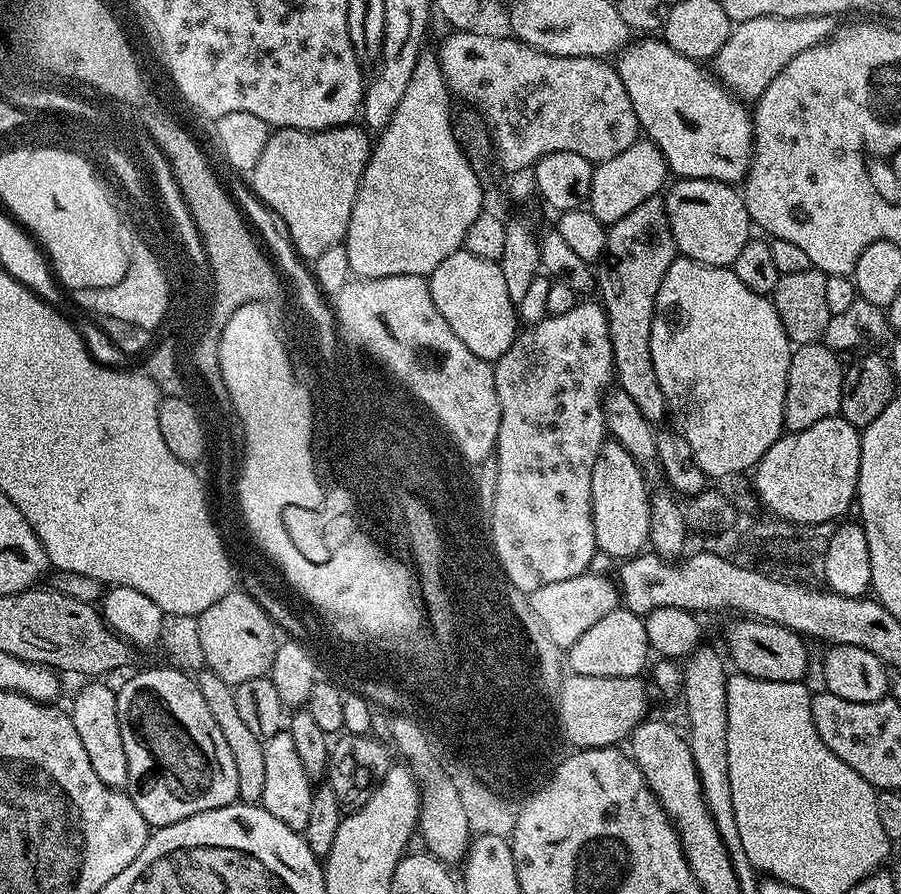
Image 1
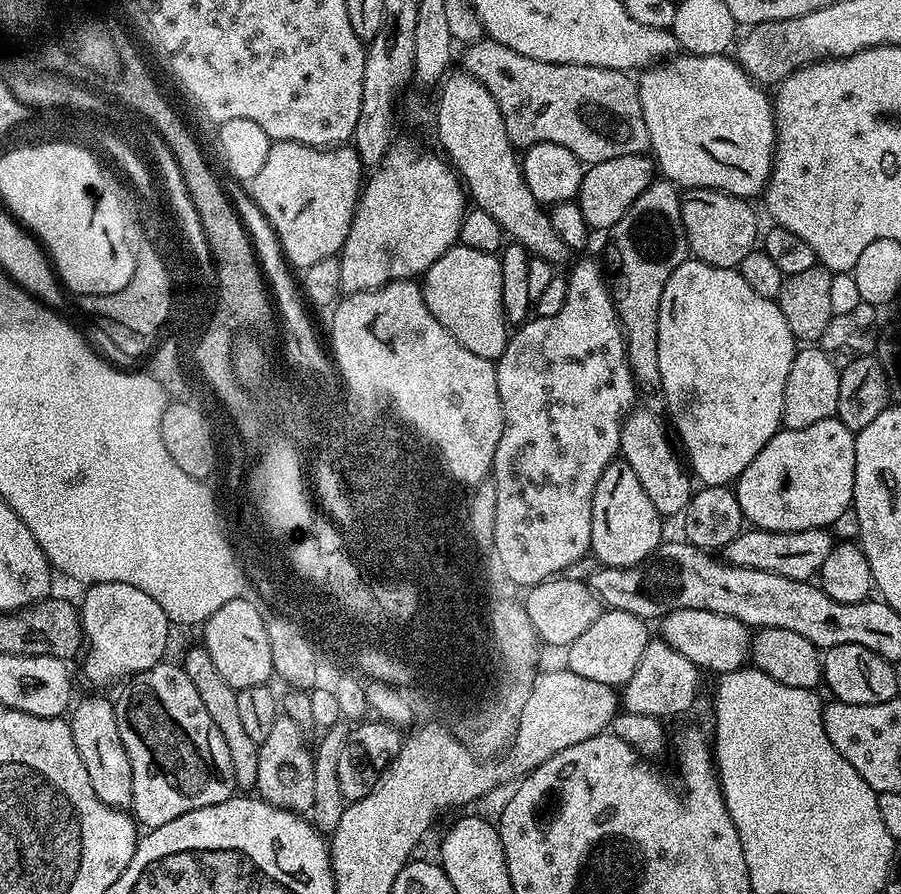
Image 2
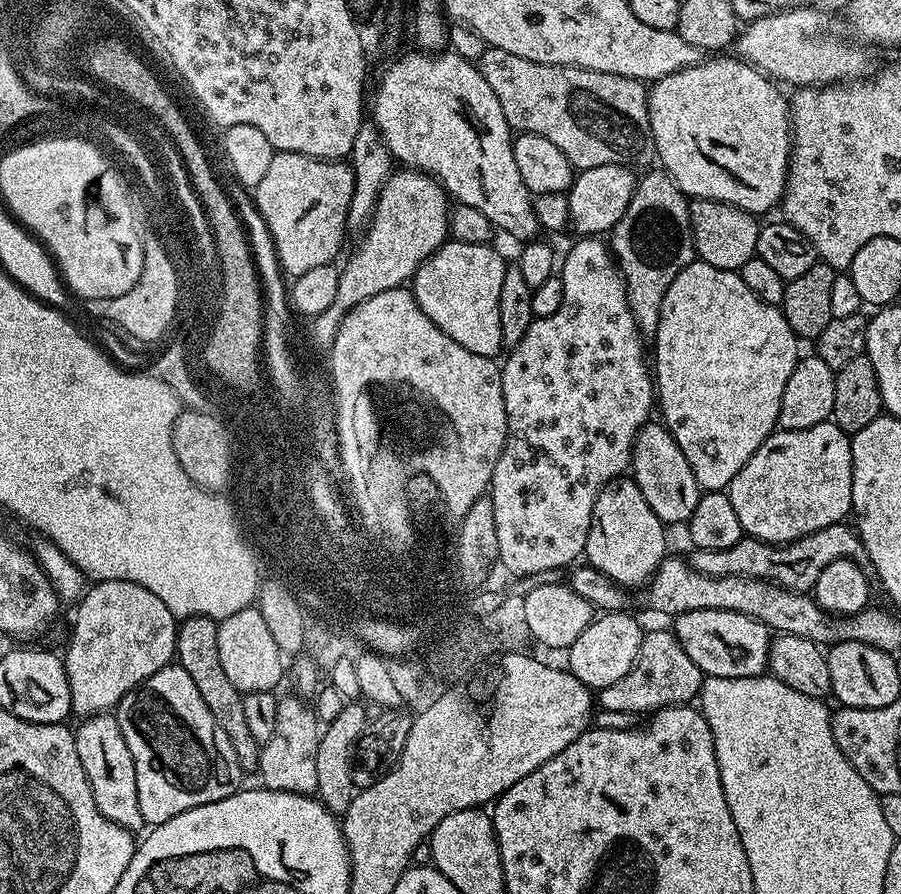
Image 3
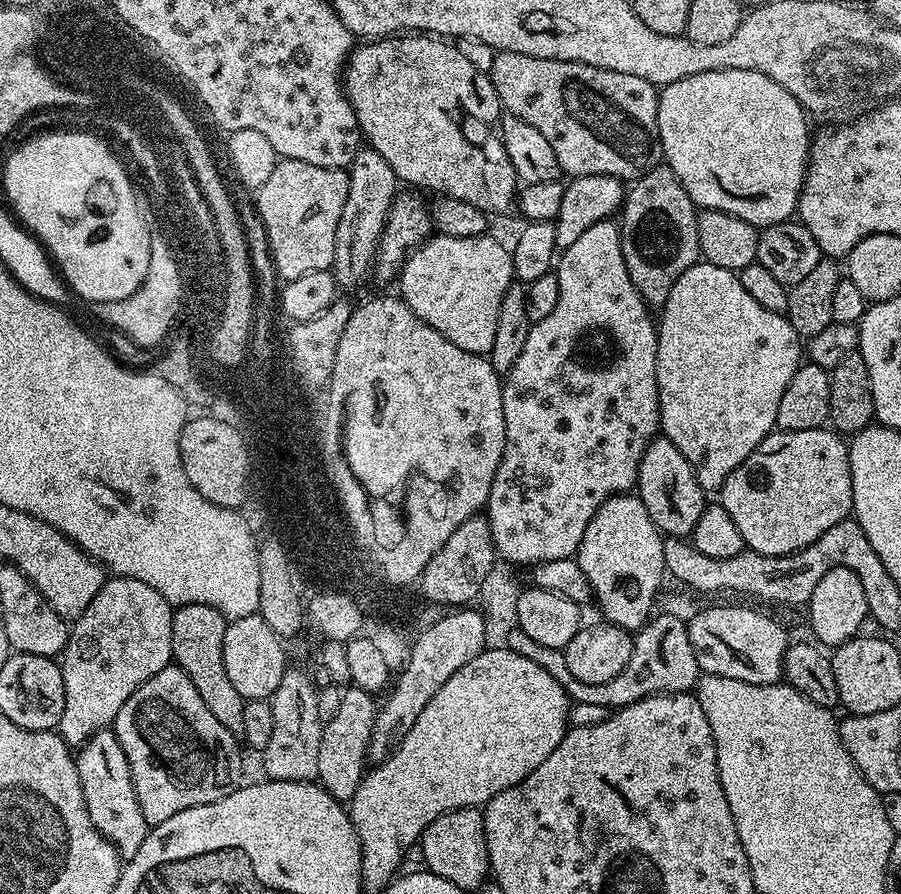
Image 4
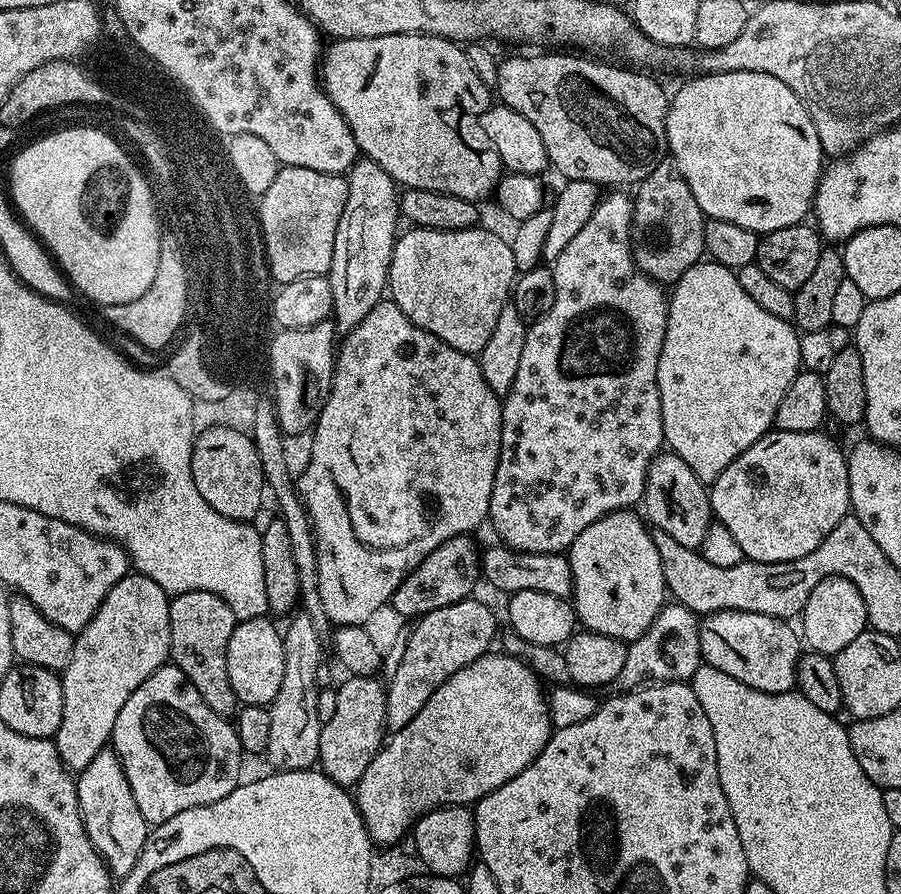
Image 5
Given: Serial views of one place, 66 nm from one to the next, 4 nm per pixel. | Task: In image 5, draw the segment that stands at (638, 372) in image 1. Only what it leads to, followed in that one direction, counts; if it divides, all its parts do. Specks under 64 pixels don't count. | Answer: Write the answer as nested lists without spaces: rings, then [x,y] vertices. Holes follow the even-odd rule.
[[[665,158],[658,166],[654,166],[654,170],[650,170],[648,177],[634,188],[634,203],[632,206],[632,257],[636,260],[636,267],[644,271],[650,279],[655,280],[661,286],[671,286],[677,280],[682,278],[682,274],[686,274],[686,270],[690,270],[690,266],[701,263],[702,257],[705,255],[704,250],[704,221],[706,217],[702,209],[698,206],[698,202],[694,202],[694,194],[690,194],[690,186],[686,186],[686,178],[682,178],[679,168],[671,159]]]

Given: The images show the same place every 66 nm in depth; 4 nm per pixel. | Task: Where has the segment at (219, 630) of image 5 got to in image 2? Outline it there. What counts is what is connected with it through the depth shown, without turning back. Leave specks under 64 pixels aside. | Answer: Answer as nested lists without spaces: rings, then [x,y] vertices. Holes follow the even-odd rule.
[[[204,646],[189,647],[182,657],[182,666],[186,670],[186,678],[194,682],[194,690],[198,690],[198,698],[202,698],[202,706],[210,710],[210,718],[214,721],[214,726],[222,730],[222,739],[226,741],[226,746],[230,750],[230,764],[234,766],[237,789],[255,789],[258,782],[260,745],[254,742],[254,738],[250,738],[250,733],[242,722],[242,714],[238,711],[238,690],[230,686],[226,678],[222,678],[222,673],[219,672],[216,663]]]

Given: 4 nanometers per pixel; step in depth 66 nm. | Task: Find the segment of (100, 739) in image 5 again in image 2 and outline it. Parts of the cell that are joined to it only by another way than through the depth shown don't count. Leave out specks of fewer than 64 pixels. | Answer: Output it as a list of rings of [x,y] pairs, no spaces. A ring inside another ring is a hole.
[[[102,582],[89,584],[83,589],[84,601],[79,601],[80,624],[84,627],[86,647],[82,652],[84,676],[92,684],[112,684],[115,680],[137,676],[139,672],[150,670],[165,659],[170,621],[168,615],[138,586],[126,586],[126,582]]]

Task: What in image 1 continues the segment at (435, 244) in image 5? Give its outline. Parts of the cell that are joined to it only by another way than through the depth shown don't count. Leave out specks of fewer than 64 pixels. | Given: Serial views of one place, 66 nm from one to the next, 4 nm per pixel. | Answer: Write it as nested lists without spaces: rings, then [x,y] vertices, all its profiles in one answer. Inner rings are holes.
[[[461,250],[450,254],[450,258],[435,268],[427,281],[434,306],[438,306],[438,314],[446,318],[450,330],[462,338],[470,354],[495,362],[510,350],[518,338],[518,317],[497,261],[474,258],[474,254]]]

